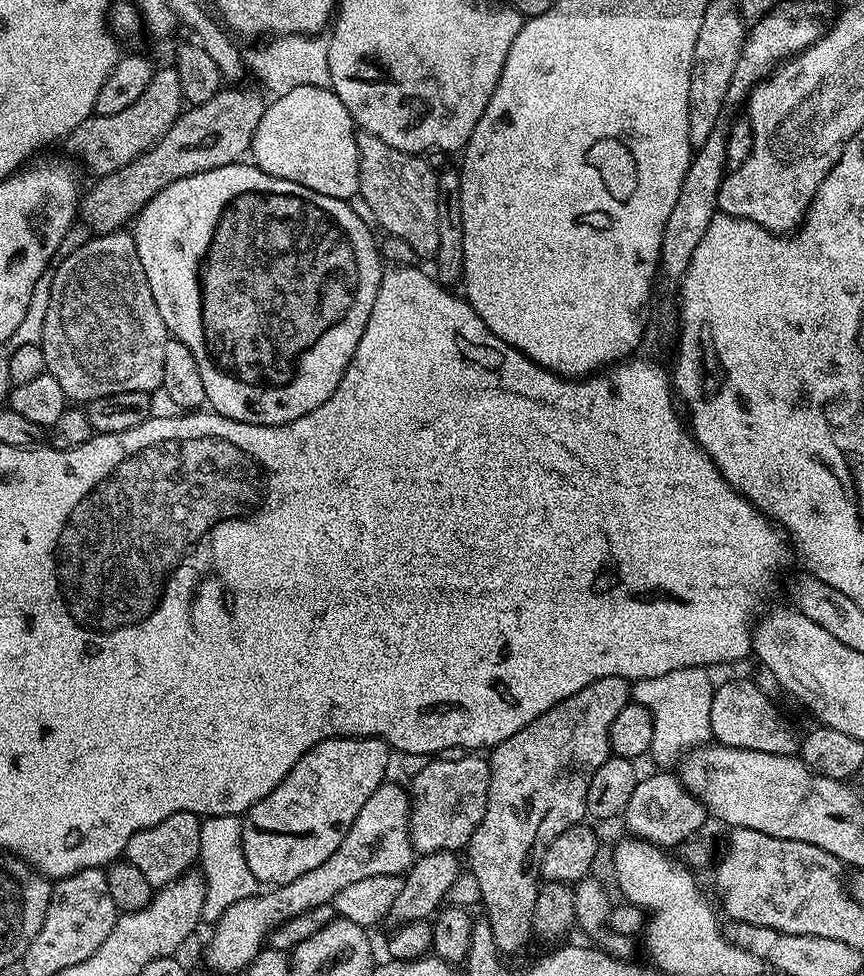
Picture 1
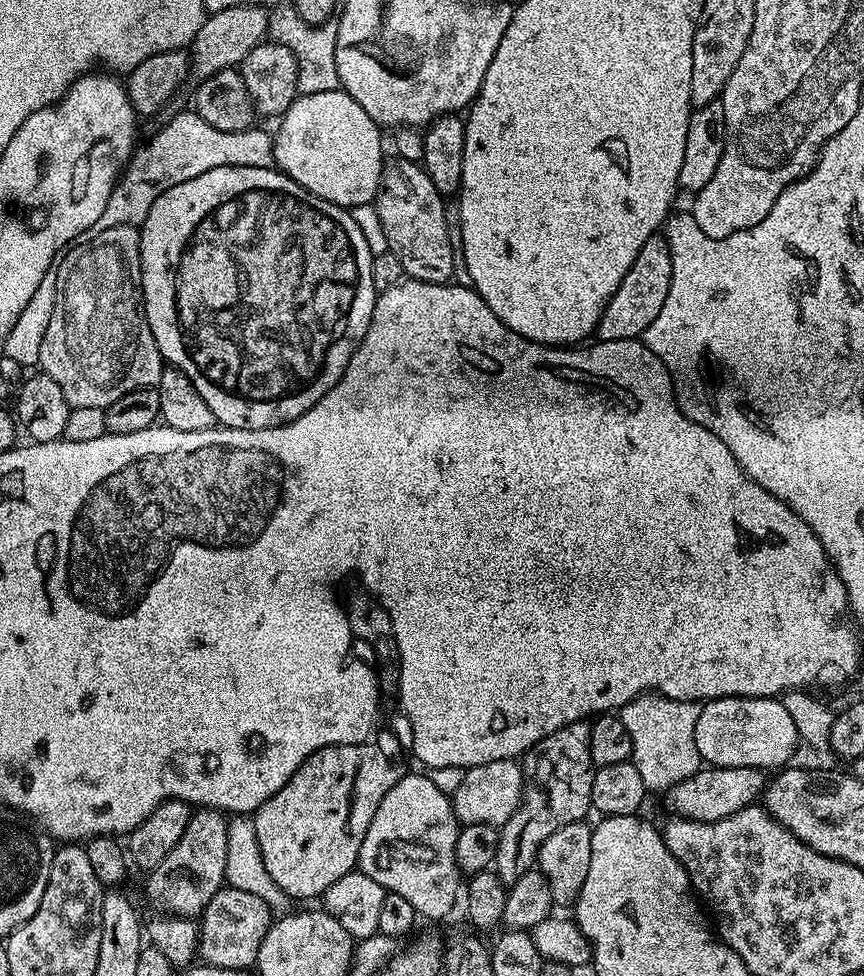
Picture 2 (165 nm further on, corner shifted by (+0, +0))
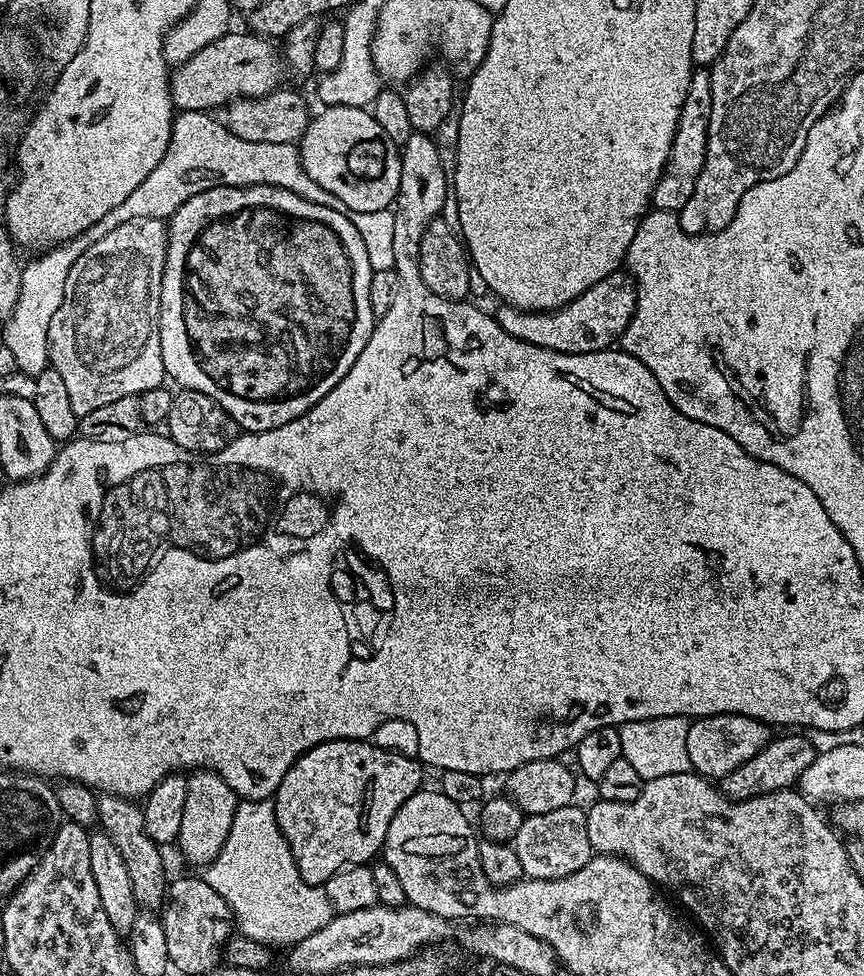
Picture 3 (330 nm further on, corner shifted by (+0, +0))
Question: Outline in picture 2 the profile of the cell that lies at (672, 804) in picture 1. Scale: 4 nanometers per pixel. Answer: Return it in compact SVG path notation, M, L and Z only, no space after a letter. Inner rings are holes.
M701 767L692 777L678 782L666 792L668 808L677 817L698 822L718 822L738 810L755 805L766 787L766 776L759 768Z

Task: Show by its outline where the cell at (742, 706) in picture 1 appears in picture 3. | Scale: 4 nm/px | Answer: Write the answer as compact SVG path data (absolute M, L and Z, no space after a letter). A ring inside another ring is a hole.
M718 714L693 719L686 741L691 771L705 778L719 778L730 774L730 770L750 762L750 758L754 758L758 750L765 748L773 736L773 729L769 725L742 714Z

